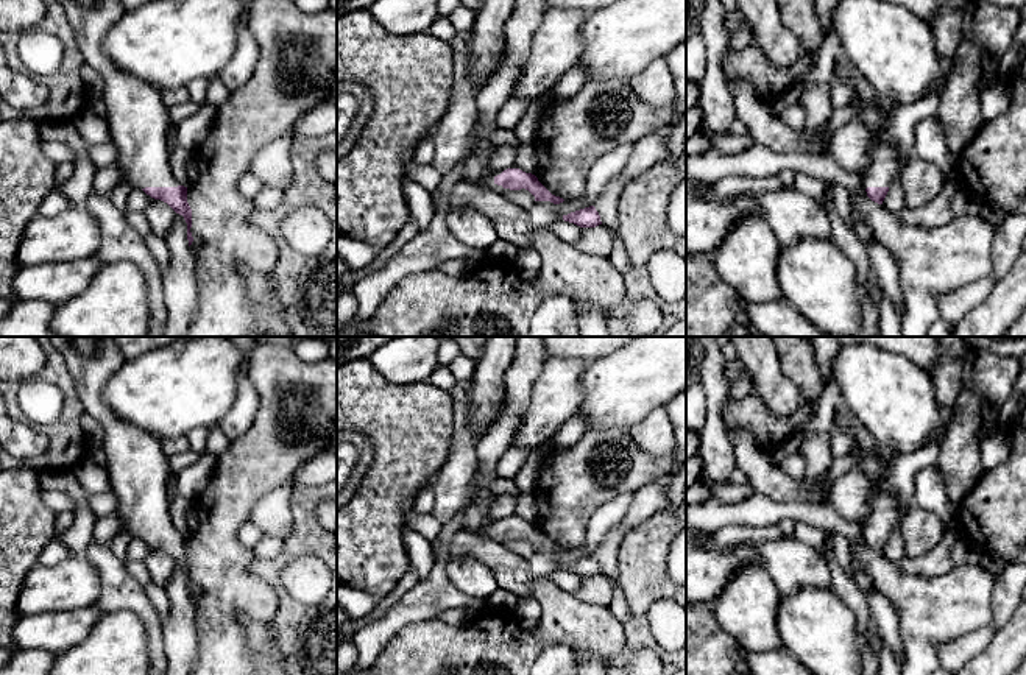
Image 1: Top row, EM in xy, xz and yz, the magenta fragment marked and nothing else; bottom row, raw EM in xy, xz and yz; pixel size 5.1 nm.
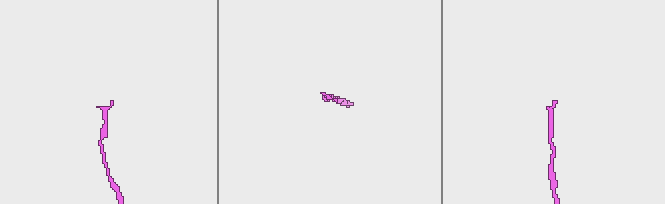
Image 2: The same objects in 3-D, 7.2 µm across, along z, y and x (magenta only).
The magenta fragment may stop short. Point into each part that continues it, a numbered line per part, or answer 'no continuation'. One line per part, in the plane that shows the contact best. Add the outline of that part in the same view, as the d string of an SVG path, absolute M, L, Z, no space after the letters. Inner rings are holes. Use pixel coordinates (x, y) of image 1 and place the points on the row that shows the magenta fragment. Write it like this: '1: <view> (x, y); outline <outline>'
1: xy (137, 119); outline M120 0L56 2L65 12L84 62L103 80L103 118L119 151L115 167L122 181L140 190L181 186L170 167L167 133L172 118L162 94L117 69L101 50L103 39L126 12Z

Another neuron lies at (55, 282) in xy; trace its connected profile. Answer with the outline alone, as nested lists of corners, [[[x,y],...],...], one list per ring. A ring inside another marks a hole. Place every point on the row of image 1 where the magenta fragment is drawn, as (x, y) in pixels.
[[[95,257],[22,267],[12,281],[14,301],[44,299],[51,306],[83,293],[101,265]]]

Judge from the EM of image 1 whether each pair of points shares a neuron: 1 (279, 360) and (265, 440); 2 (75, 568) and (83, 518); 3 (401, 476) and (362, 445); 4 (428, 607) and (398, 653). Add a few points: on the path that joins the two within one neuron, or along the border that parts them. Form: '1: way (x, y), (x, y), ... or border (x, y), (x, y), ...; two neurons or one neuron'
1: way (276, 381), (272, 388), (272, 420); one neuron
2: border (70, 554), (81, 555); two neurons
3: border (353, 431), (371, 445), (371, 465), (357, 487); two neurons
4: border (437, 616), (428, 621), (404, 624), (387, 643); two neurons

